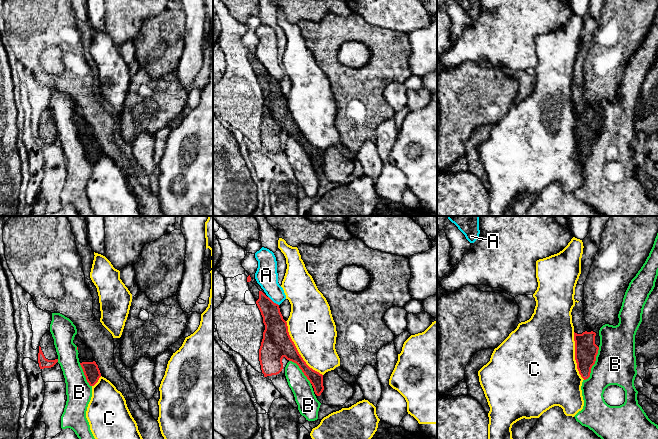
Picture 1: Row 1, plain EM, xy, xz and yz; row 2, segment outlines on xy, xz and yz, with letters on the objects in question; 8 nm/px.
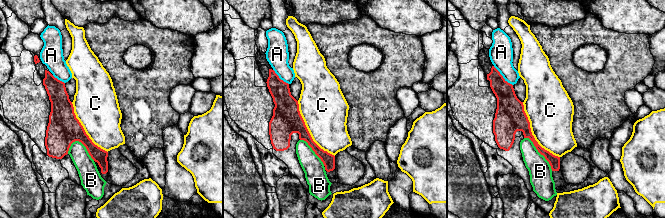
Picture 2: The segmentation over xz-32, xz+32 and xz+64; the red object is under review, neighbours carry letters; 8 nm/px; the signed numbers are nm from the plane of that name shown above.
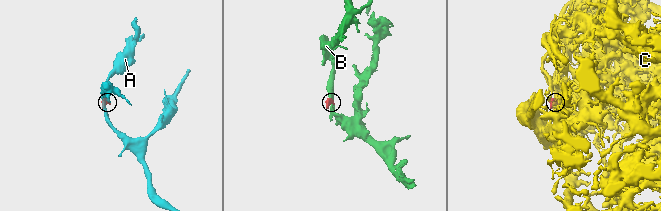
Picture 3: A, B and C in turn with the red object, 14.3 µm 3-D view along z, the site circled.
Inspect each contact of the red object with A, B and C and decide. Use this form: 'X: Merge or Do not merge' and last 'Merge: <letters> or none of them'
A: Do not merge
B: Do not merge
C: Do not merge
Merge: none of them

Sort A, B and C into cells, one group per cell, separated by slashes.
A / B / C

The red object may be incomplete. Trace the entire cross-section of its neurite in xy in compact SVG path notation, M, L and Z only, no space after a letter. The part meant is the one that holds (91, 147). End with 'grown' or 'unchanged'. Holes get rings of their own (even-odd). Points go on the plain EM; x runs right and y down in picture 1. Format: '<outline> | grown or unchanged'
M85 121L77 122L78 134L84 151L90 162L94 162L101 153L100 146L96 140L92 127Z | grown

